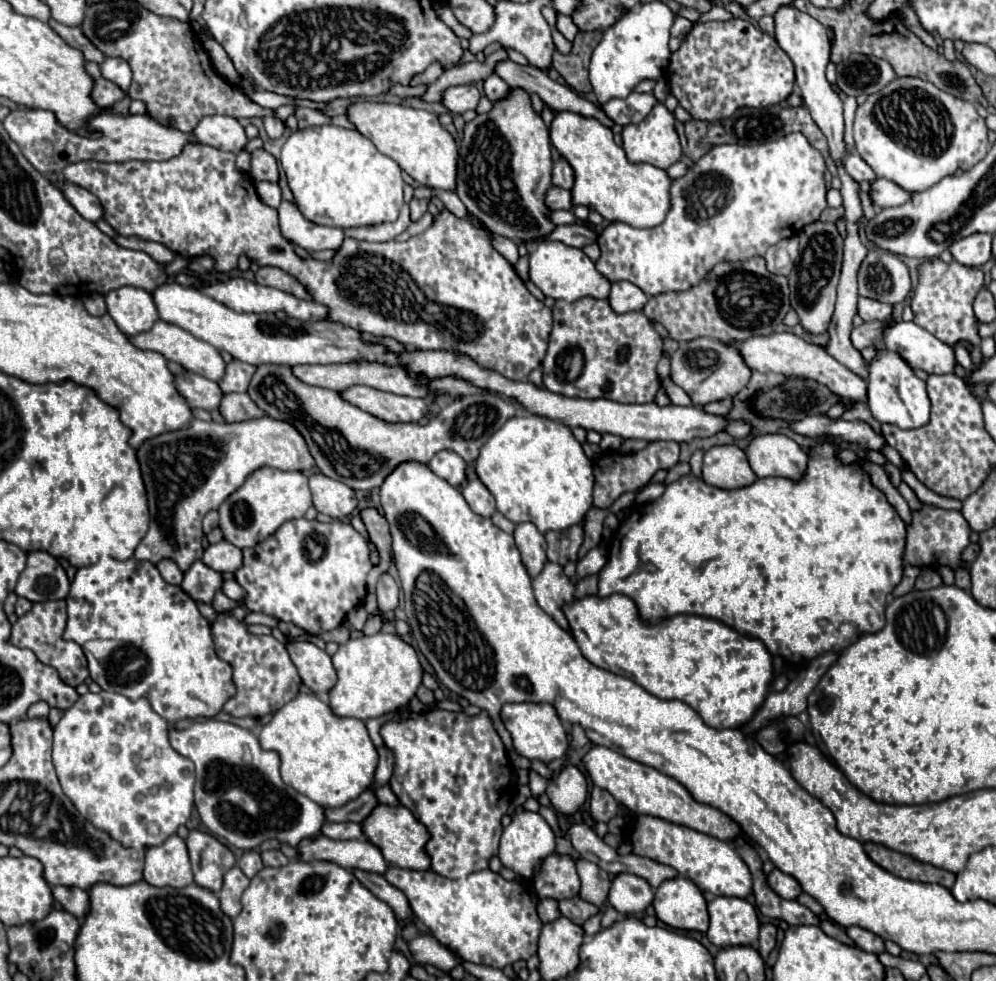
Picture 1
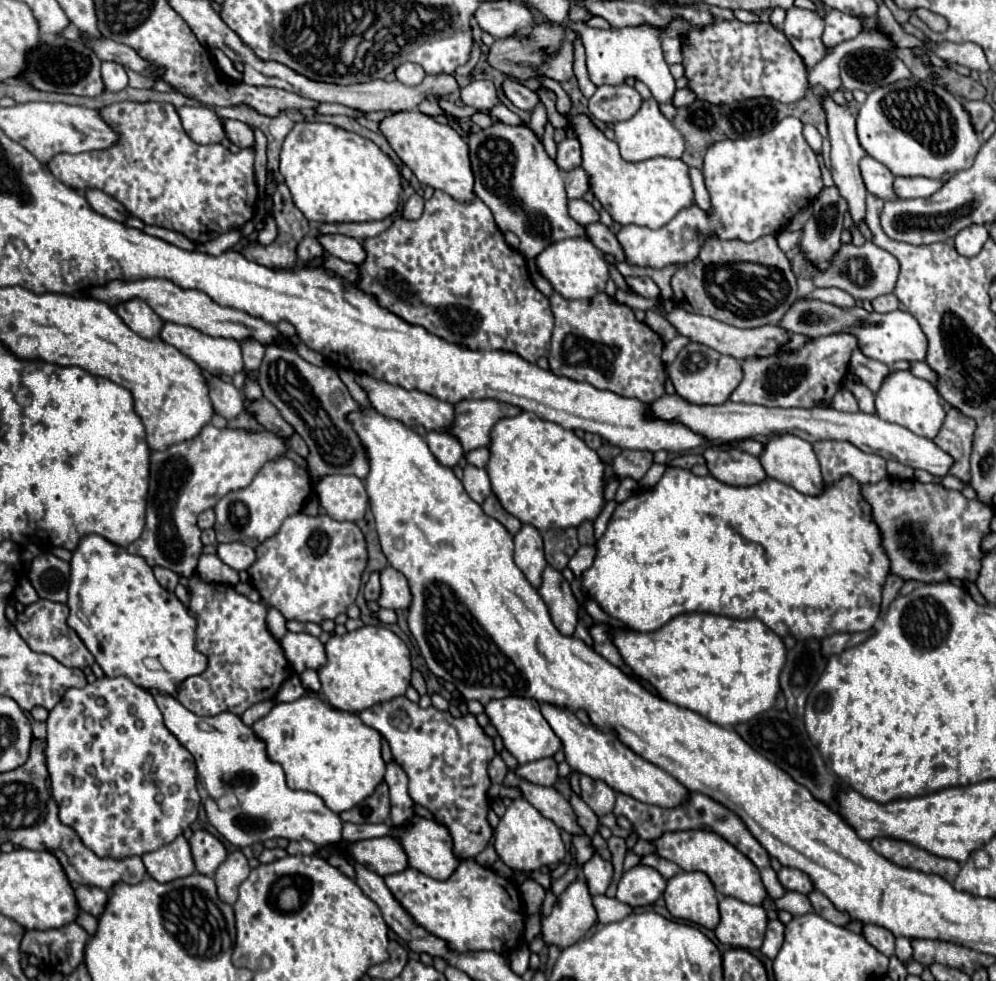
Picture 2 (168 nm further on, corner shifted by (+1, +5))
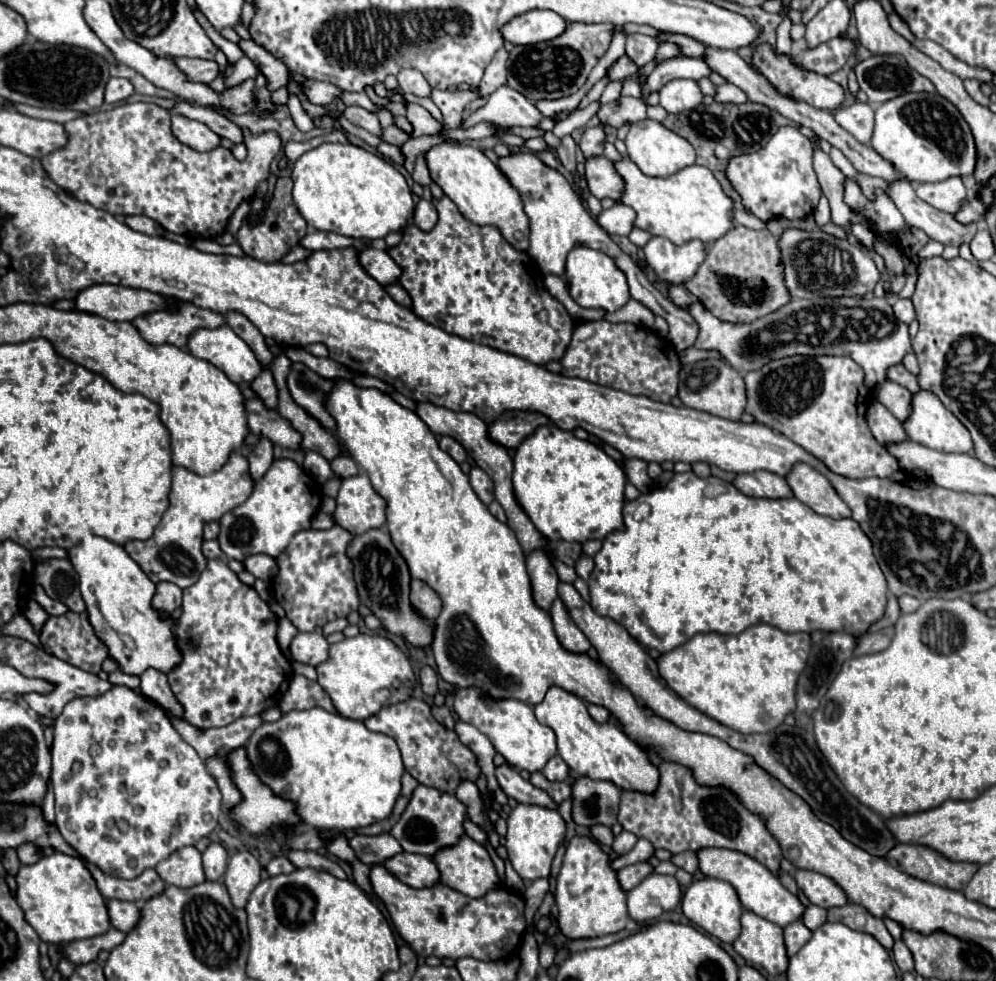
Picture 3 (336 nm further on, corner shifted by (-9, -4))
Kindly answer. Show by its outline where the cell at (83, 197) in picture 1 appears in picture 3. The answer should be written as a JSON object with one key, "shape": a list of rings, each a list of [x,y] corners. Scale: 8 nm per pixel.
{"shape":[[[127,215],[125,217],[125,225],[131,227],[133,231],[147,233],[147,235],[163,235],[165,233],[159,223],[155,223],[153,219],[149,219],[145,215]]]}

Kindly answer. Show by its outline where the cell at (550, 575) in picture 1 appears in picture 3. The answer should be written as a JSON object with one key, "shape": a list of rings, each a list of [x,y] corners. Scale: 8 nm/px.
{"shape":[[[557,597],[551,605],[551,619],[553,619],[553,625],[555,625],[555,633],[557,633],[557,639],[559,643],[571,651],[571,653],[585,653],[591,643],[587,641],[587,637],[581,633],[581,629],[571,621],[571,615],[565,607],[565,603]]]}

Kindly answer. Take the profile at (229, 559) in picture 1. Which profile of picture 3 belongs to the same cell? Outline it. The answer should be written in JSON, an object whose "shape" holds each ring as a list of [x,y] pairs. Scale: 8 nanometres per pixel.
{"shape":[[[249,555],[245,561],[245,571],[249,571],[257,579],[273,579],[277,573],[277,563],[273,557],[267,555]]]}

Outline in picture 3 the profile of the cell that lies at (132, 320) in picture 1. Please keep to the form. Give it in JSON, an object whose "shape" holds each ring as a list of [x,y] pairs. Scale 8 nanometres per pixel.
{"shape":[[[181,301],[179,309],[169,313],[169,311],[155,311],[141,315],[133,319],[133,325],[141,333],[145,341],[151,345],[175,345],[175,347],[185,347],[187,337],[199,329],[199,327],[221,327],[225,323],[223,315],[199,309],[191,303]]]}

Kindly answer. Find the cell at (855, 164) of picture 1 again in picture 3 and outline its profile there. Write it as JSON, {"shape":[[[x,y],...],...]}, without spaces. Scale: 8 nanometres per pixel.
{"shape":[[[905,179],[889,181],[885,187],[885,195],[895,203],[909,225],[923,229],[935,241],[959,247],[961,243],[969,243],[971,237],[977,233],[977,223],[959,225],[951,213],[943,213],[927,205],[925,201],[919,201],[913,185]]]}

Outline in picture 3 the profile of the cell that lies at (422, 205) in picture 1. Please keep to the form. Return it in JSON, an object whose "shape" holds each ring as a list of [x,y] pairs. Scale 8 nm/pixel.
{"shape":[[[421,199],[415,207],[415,225],[421,229],[421,231],[431,231],[437,223],[437,211],[435,211],[435,205],[431,201],[425,201]]]}

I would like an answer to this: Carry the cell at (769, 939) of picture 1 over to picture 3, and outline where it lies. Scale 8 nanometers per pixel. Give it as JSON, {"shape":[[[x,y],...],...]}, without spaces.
{"shape":[[[795,921],[787,927],[783,927],[783,937],[785,937],[787,957],[793,957],[811,939],[811,931],[803,925],[803,921]]]}

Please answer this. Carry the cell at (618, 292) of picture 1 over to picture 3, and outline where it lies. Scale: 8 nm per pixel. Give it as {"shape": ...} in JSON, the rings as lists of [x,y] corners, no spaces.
{"shape":[[[673,285],[673,287],[669,287],[669,299],[677,305],[677,307],[687,307],[687,305],[691,305],[693,301],[697,301],[691,293],[687,293],[687,289],[683,289],[681,285]]]}

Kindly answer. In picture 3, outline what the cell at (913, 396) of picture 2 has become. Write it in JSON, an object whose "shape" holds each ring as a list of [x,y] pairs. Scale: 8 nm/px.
{"shape":[[[931,391],[913,393],[911,413],[901,425],[903,425],[903,429],[911,441],[921,443],[929,449],[949,451],[949,453],[969,453],[973,449],[971,435],[967,433],[965,425],[949,409],[945,409],[945,405],[939,401],[939,397],[935,397],[935,393],[931,393]]]}

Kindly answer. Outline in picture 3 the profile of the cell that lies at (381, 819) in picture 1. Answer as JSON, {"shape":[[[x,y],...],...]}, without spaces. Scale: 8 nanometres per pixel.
{"shape":[[[461,837],[457,845],[439,849],[431,859],[439,869],[439,881],[467,897],[483,897],[487,889],[495,889],[497,885],[501,885],[487,849],[475,843],[471,837]]]}

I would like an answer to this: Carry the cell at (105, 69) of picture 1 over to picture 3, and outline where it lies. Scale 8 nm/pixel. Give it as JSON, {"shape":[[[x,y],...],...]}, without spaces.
{"shape":[[[111,77],[105,87],[105,103],[117,103],[133,95],[133,85],[127,79]]]}

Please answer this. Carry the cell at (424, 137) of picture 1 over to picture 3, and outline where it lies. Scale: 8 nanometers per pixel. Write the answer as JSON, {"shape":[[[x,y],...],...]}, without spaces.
{"shape":[[[443,141],[425,151],[427,169],[431,179],[443,189],[443,193],[457,205],[465,219],[477,225],[495,225],[503,237],[519,251],[529,247],[529,225],[523,213],[519,193],[511,189],[511,183],[499,173],[497,165],[489,161],[479,149],[455,141]]]}

